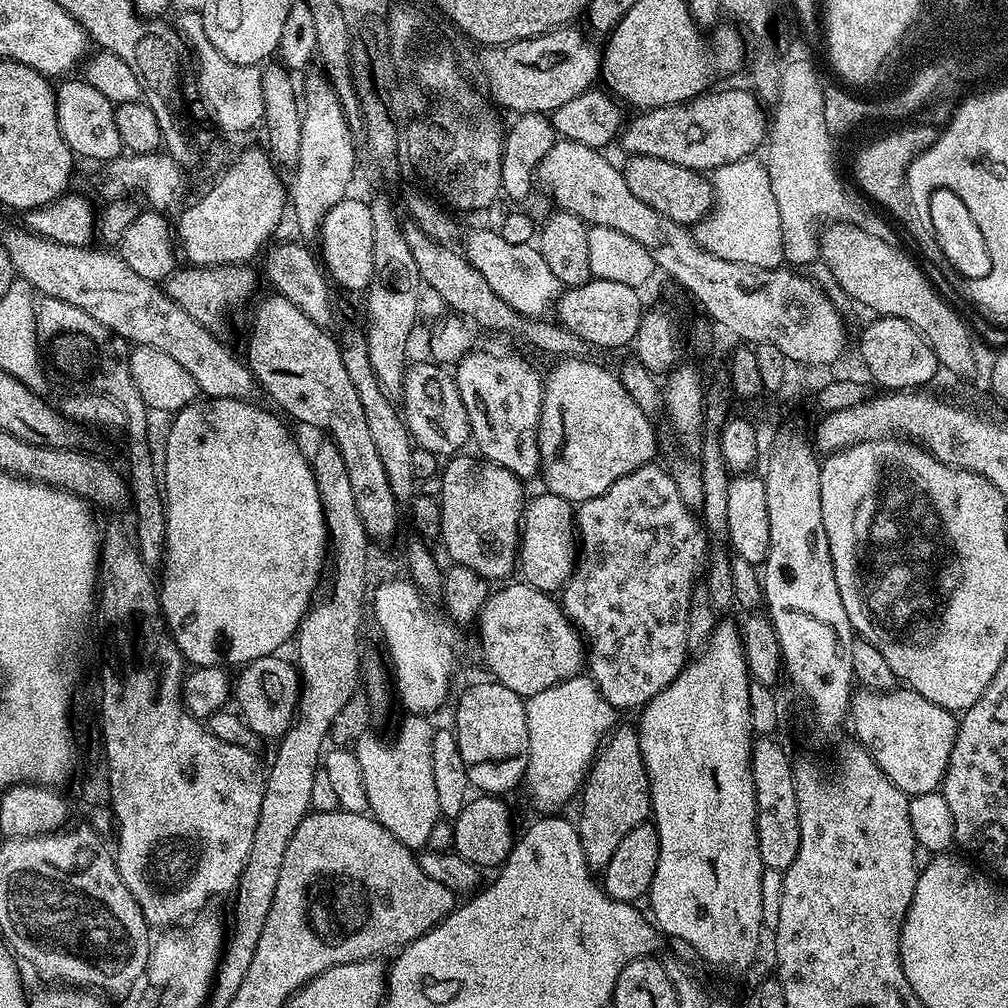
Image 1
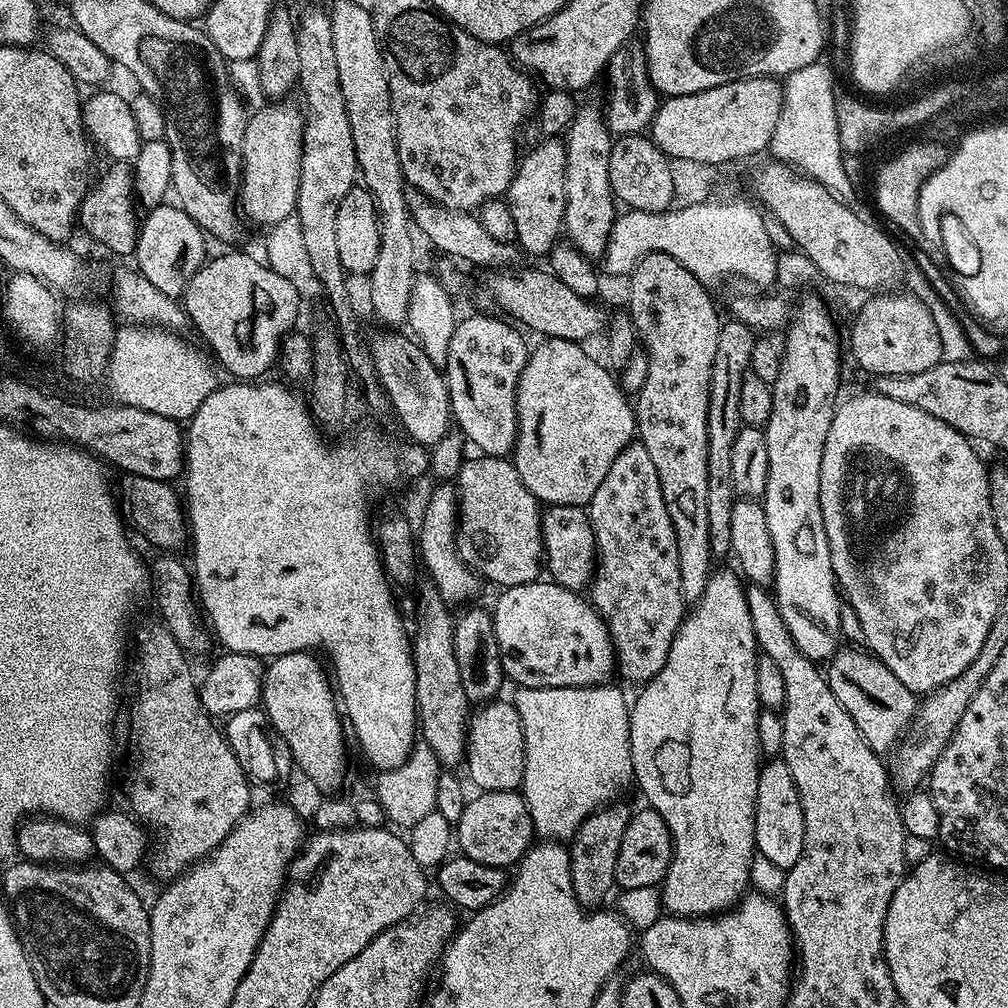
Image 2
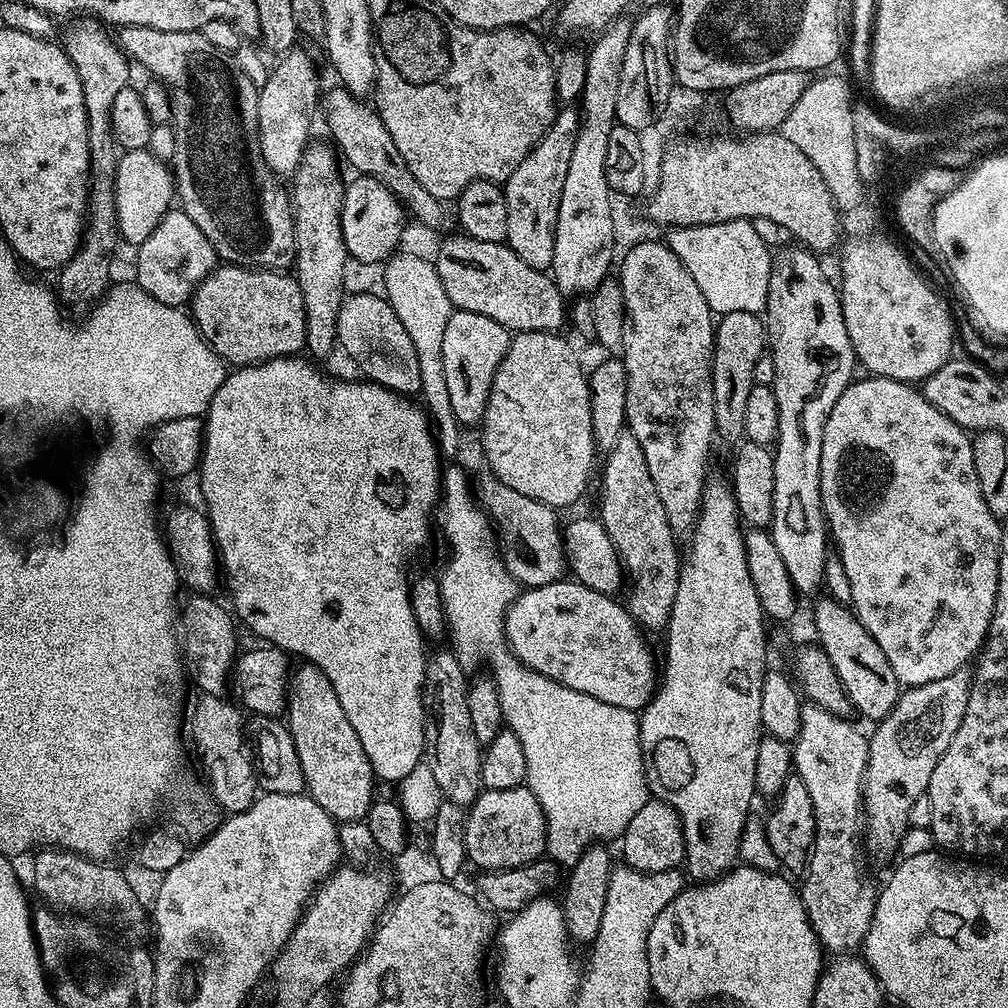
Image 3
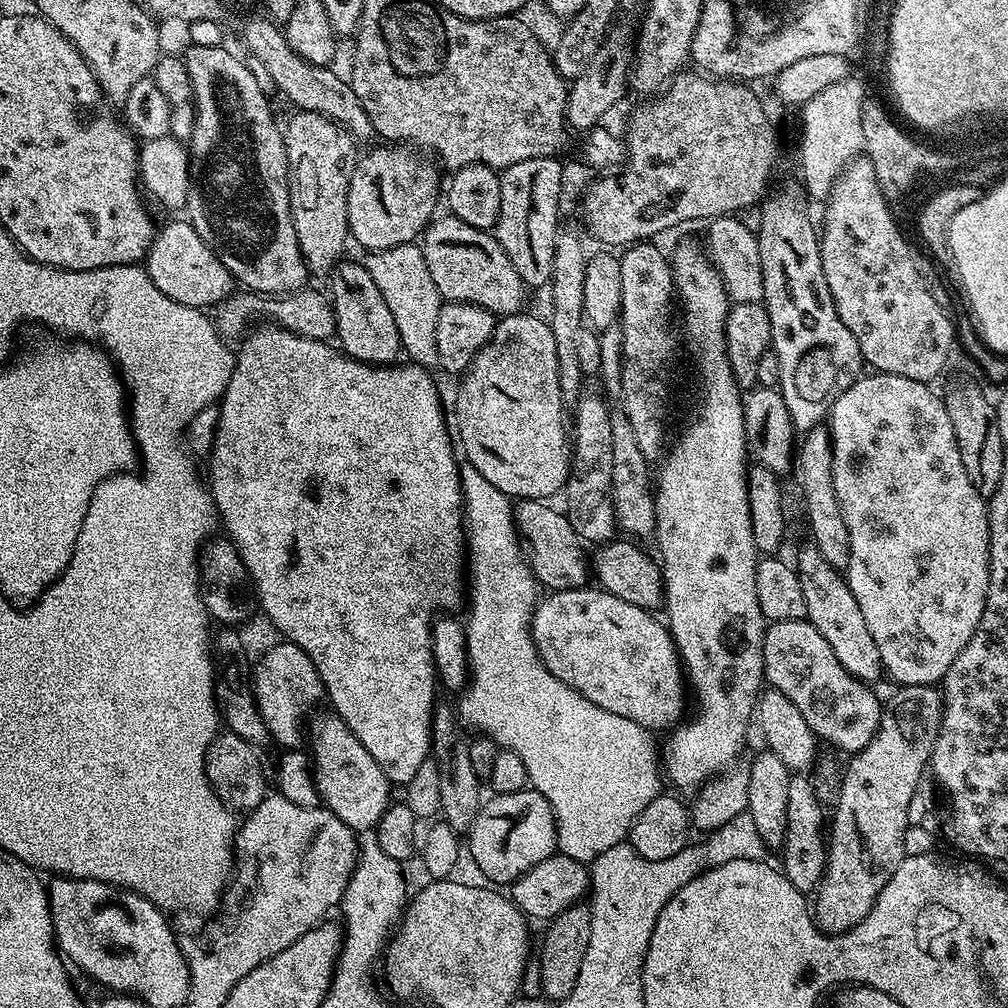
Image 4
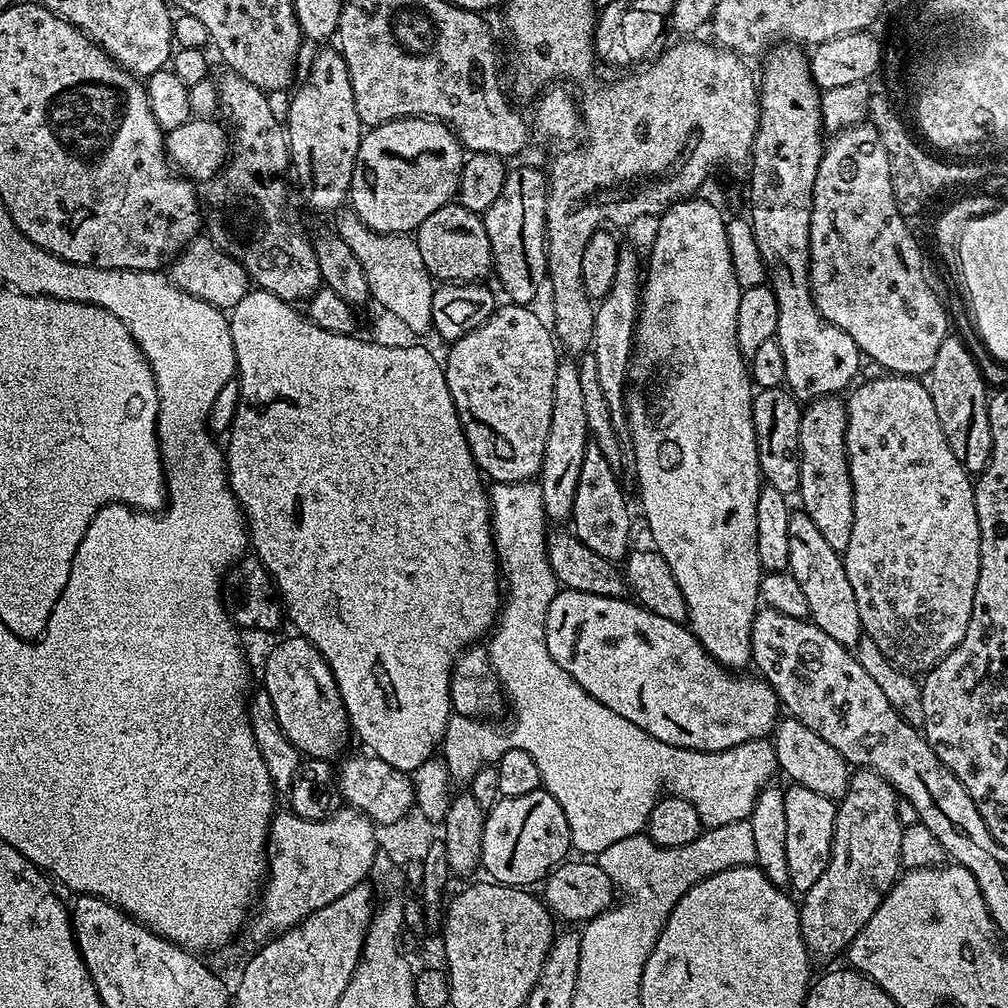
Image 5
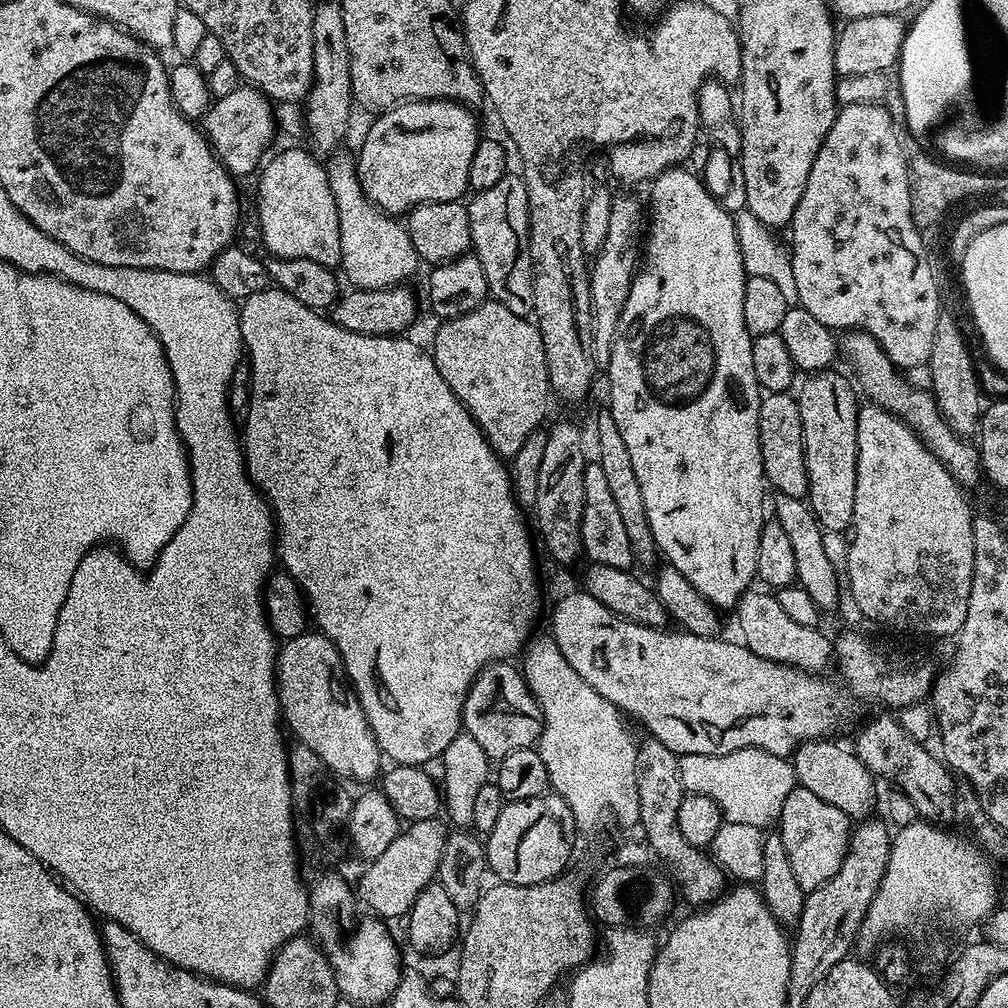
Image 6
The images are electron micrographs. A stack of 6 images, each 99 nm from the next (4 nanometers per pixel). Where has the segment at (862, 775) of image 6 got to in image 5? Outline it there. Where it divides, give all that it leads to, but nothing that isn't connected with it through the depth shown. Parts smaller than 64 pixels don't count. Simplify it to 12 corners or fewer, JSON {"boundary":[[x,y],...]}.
{"boundary":[[810,726],[774,729],[776,766],[814,794],[846,794],[850,765]]}

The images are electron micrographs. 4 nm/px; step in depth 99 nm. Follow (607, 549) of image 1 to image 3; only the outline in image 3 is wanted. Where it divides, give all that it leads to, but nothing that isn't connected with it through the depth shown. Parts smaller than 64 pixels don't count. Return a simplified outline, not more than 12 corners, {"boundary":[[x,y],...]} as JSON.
{"boundary":[[638,438],[607,449],[598,519],[626,607],[667,629],[681,553]]}

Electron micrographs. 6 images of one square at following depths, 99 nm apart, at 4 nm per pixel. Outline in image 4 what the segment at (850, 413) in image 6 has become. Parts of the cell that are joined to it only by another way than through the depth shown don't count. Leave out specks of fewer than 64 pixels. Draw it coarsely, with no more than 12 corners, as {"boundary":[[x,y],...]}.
{"boundary":[[832,433],[798,444],[811,543],[847,573],[850,530],[834,494]]}

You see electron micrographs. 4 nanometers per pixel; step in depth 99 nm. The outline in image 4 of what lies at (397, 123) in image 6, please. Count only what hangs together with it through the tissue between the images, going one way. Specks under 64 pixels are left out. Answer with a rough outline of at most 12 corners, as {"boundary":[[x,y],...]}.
{"boundary":[[412,146],[359,157],[348,230],[369,253],[437,215],[441,169]]}

